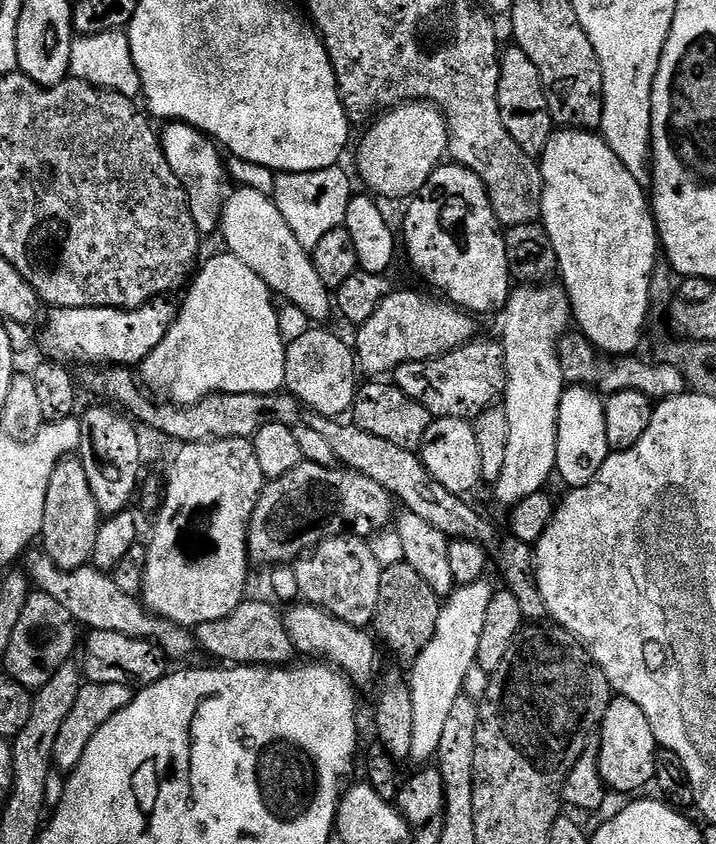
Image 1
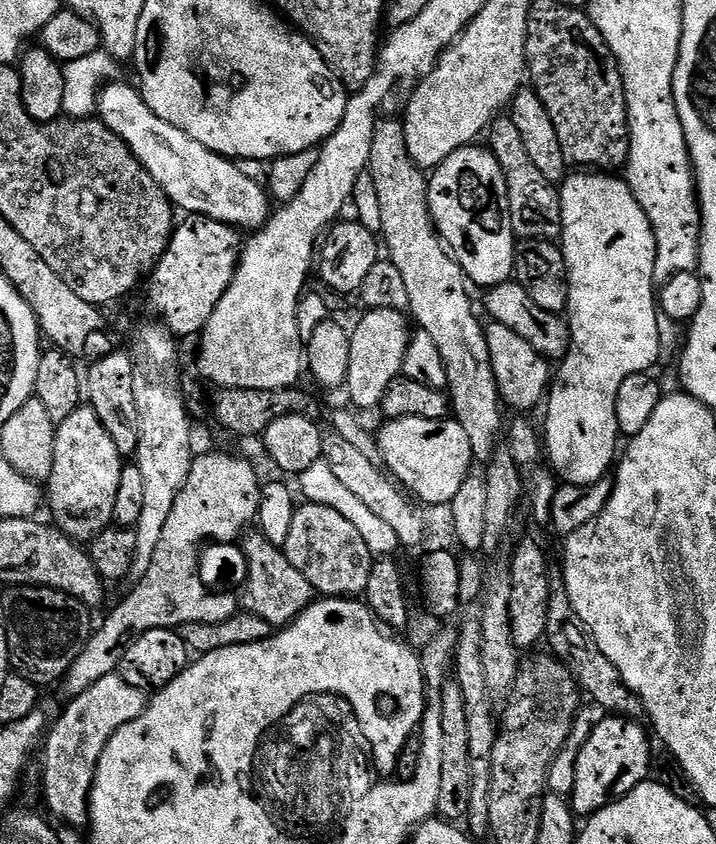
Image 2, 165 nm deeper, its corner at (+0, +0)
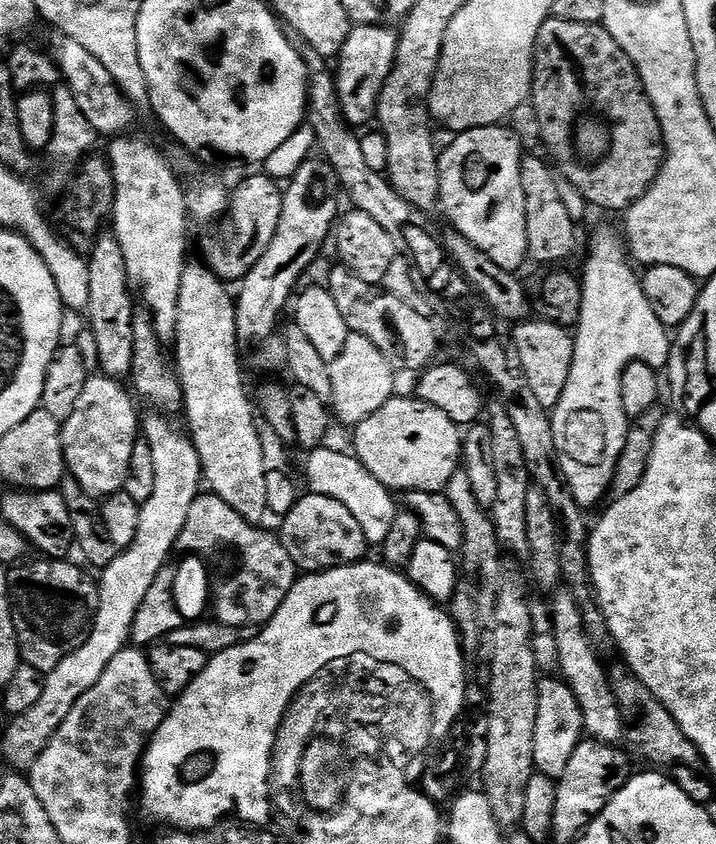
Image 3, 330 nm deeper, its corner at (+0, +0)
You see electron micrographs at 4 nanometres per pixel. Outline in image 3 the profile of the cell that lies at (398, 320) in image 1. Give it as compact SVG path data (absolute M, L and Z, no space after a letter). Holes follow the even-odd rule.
M349 334L346 346L342 346L342 354L338 354L338 358L334 358L330 365L333 386L330 408L339 423L341 420L344 424L355 426L366 422L366 418L370 418L374 410L382 410L382 406L386 406L386 402L393 399L397 369L385 358L382 350L378 350L371 335Z

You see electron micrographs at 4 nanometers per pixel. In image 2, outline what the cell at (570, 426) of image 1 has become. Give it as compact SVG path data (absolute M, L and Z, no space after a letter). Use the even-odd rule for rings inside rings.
M604 170L573 172L564 177L558 188L558 243L564 249L564 261L568 267L566 321L571 344L555 369L546 396L548 417L544 420L544 428L542 424L542 443L553 473L565 484L583 486L605 479L617 459L616 440L621 439L616 417L618 386L622 386L622 382L634 374L652 370L659 362L662 317L654 291L654 230L650 226L650 218L646 218L646 210L638 206L638 198L634 198L627 179L620 177L619 180L616 174Z

